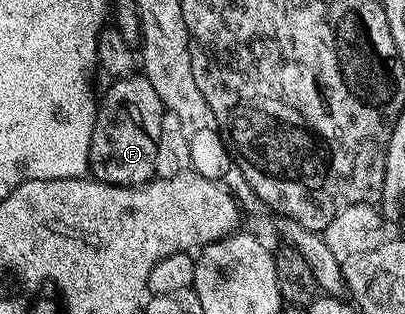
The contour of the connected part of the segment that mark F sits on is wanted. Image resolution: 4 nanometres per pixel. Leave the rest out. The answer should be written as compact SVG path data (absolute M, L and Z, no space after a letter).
M145 75L120 77L109 82L106 94L101 94L98 114L94 116L92 139L88 143L90 164L88 173L95 181L103 181L109 185L129 185L137 187L156 177L156 143L160 139L160 123L162 122L162 100L156 95L152 83L148 83Z

